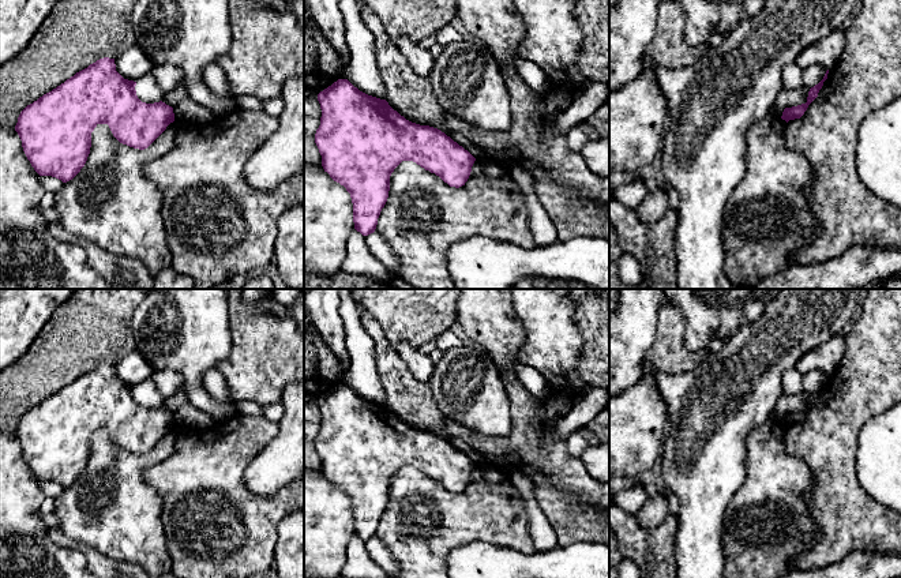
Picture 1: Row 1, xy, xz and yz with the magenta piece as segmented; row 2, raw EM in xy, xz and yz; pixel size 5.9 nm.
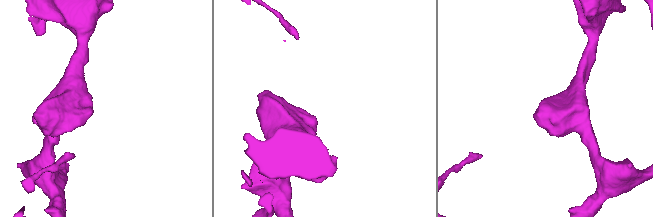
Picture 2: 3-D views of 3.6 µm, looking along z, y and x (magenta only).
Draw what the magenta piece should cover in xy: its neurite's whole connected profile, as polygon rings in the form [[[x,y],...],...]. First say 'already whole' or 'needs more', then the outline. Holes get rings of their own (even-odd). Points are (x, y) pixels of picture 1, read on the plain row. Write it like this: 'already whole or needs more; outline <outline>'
already whole; outline [[[104,363],[27,410],[18,423],[15,436],[34,476],[63,488],[72,485],[87,466],[91,438],[98,429],[108,429],[120,448],[147,454],[174,427],[174,419],[162,406],[142,408],[135,391],[136,387],[124,384],[116,376],[114,364]]]

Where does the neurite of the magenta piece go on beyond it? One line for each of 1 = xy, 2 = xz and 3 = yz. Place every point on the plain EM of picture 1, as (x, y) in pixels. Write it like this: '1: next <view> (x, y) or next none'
1: next none
2: next none
3: next none

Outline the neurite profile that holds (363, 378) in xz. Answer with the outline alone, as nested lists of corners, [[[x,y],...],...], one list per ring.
[[[339,289],[339,315],[345,324],[345,348],[350,359],[346,384],[360,397],[386,405],[387,395],[378,374],[375,341],[361,324],[350,289]]]

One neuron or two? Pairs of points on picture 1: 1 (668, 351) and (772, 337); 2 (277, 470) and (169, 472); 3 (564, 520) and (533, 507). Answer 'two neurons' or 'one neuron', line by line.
1: two neurons
2: two neurons
3: two neurons

